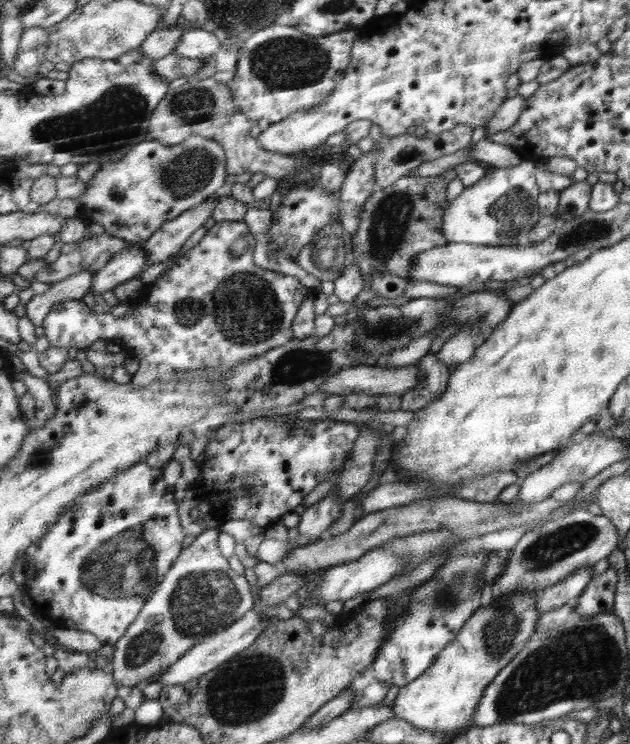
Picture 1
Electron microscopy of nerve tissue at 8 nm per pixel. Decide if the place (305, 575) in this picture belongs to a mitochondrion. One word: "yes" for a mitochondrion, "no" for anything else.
no

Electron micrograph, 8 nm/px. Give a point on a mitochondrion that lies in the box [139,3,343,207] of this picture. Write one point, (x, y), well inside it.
(283, 62)

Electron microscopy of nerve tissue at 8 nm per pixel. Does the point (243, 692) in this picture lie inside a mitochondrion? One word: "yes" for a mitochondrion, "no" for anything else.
yes

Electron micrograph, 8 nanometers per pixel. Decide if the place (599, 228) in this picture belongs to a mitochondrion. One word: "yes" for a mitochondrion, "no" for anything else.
yes

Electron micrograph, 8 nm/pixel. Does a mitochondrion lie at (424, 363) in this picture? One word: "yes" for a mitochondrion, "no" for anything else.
no

